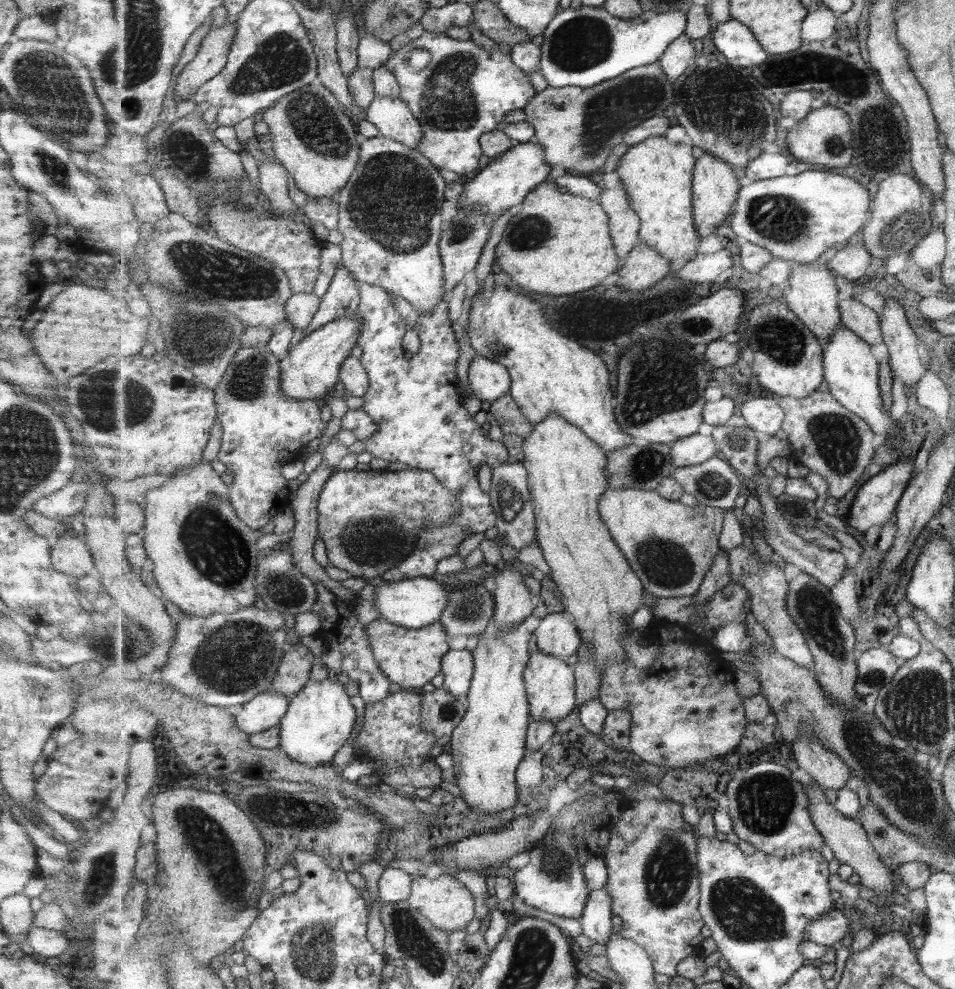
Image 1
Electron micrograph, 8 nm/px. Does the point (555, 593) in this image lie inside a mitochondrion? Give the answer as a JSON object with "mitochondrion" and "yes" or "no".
{"mitochondrion":"no"}

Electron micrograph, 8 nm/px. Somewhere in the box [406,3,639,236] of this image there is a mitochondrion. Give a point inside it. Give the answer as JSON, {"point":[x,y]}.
{"point":[448,104]}

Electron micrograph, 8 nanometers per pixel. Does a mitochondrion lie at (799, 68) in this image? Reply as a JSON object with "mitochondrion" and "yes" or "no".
{"mitochondrion":"no"}

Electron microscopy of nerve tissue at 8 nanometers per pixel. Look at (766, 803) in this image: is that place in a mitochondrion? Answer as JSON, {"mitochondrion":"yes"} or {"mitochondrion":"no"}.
{"mitochondrion":"yes"}

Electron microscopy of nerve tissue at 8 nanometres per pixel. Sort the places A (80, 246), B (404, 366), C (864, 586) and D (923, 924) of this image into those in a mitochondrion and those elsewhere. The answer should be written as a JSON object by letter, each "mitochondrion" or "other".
{"A":"other","B":"other","C":"other","D":"other"}

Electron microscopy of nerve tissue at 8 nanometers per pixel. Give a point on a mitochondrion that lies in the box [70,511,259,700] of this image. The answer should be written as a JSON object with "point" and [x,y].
{"point":[124,645]}

